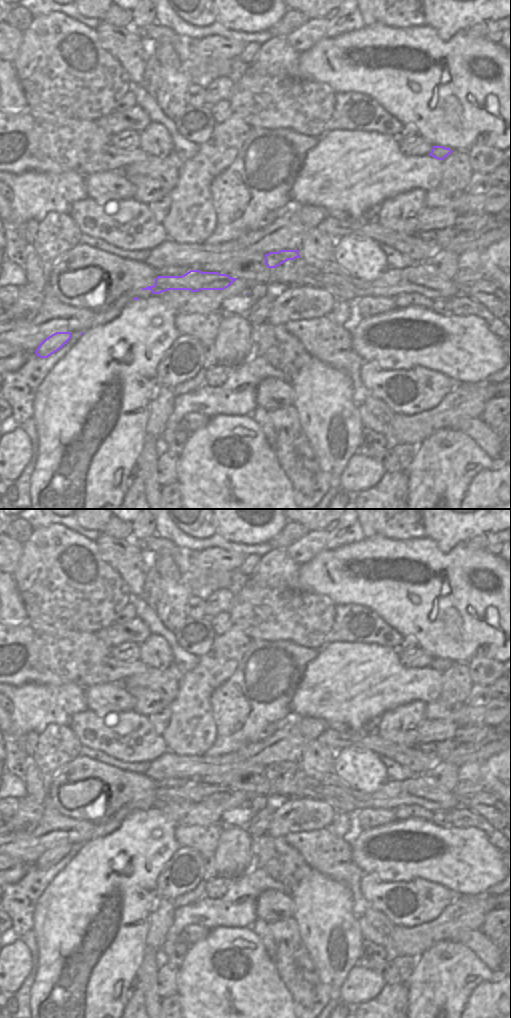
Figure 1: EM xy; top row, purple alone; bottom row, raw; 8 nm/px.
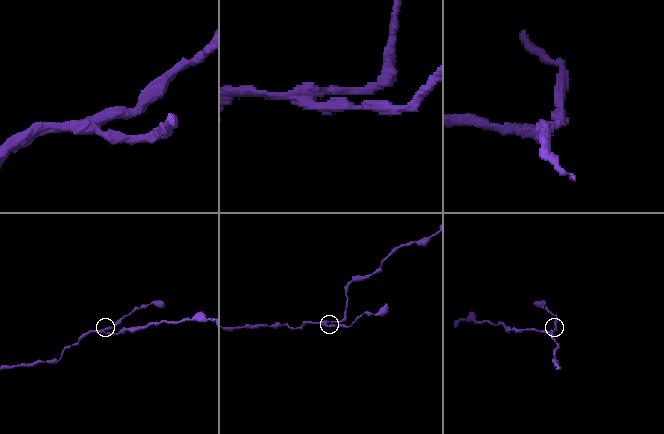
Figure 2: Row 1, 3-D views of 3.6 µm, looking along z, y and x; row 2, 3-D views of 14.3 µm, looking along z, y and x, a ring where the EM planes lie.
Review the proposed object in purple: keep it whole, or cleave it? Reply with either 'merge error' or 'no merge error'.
merge error

